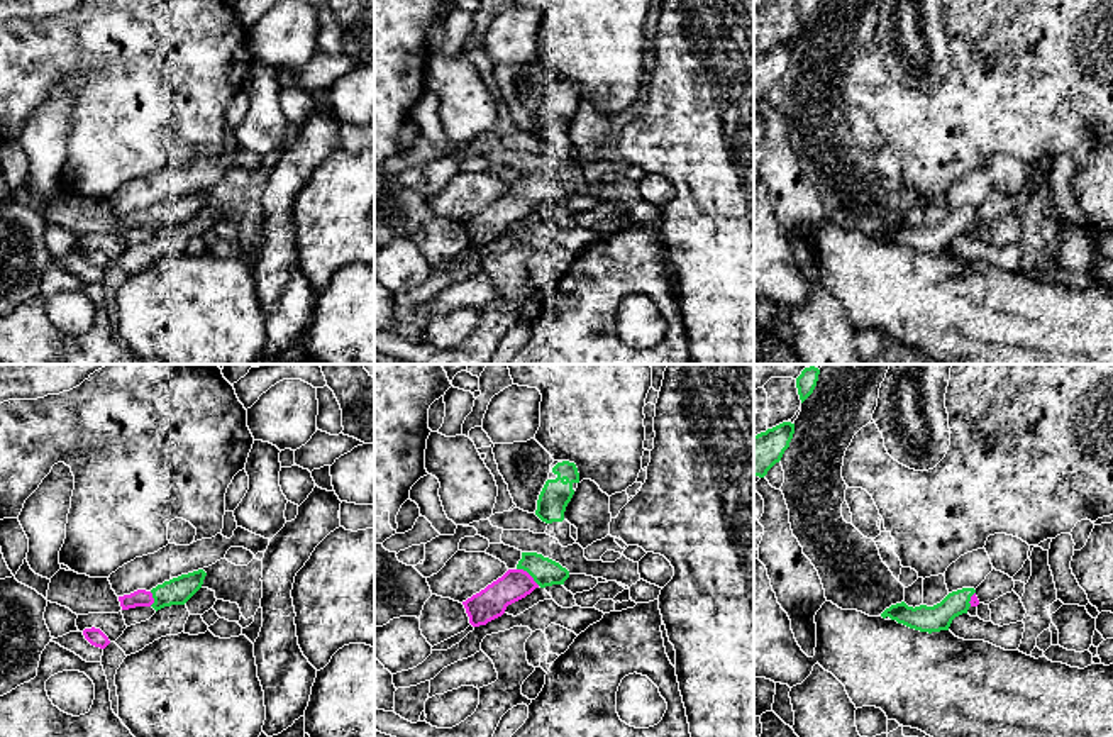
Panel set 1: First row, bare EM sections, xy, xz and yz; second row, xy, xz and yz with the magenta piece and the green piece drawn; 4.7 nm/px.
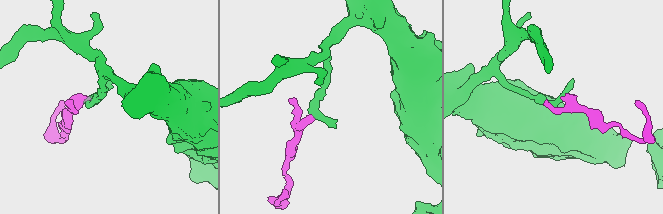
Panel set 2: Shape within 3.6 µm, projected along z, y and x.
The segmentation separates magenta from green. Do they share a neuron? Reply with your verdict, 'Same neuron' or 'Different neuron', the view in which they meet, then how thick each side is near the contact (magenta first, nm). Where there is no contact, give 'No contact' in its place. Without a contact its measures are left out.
Same neuron. Touches magenta in xz. Thickness 150 nm (magenta) against 130 nm

